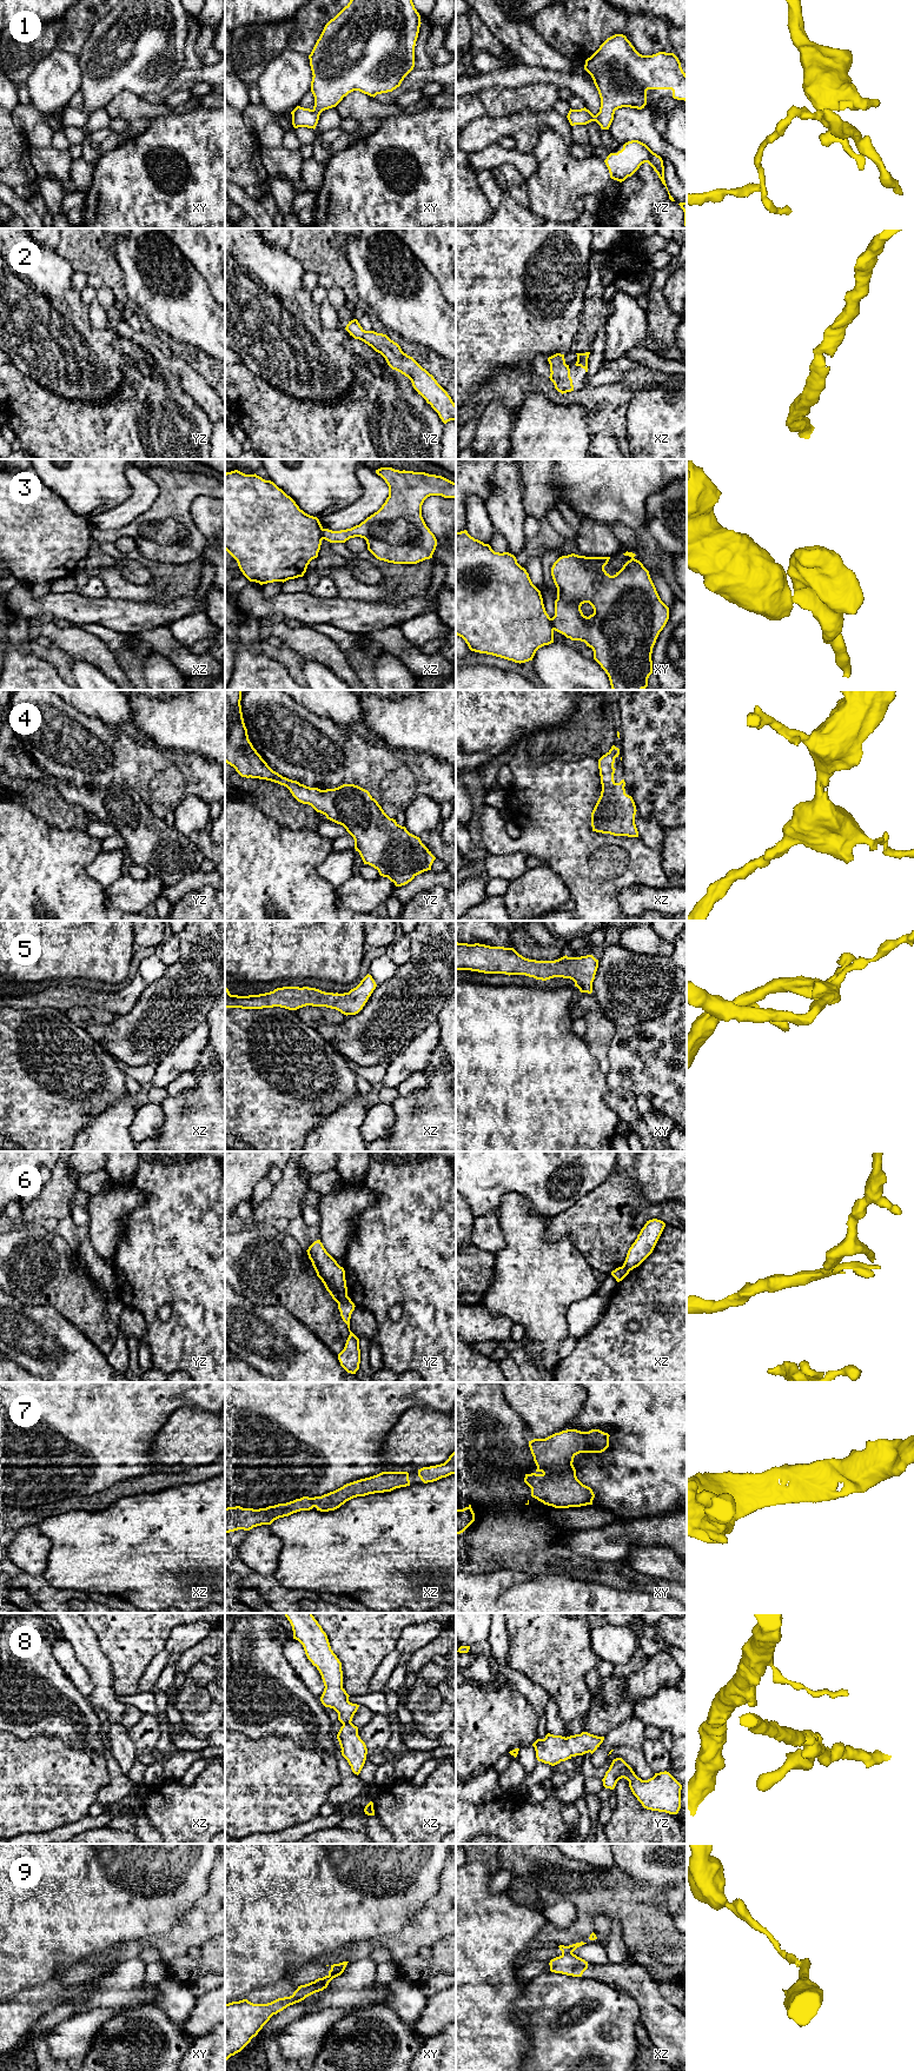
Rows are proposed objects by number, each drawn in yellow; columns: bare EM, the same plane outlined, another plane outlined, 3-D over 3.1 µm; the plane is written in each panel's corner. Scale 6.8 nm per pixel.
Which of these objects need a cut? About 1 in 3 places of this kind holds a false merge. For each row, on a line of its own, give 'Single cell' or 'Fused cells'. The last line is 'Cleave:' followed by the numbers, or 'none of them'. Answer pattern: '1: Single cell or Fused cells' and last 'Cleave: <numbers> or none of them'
1: Single cell
2: Single cell
3: Fused cells
4: Single cell
5: Single cell
6: Fused cells
7: Single cell
8: Single cell
9: Fused cells
Cleave: 3, 6, 9

